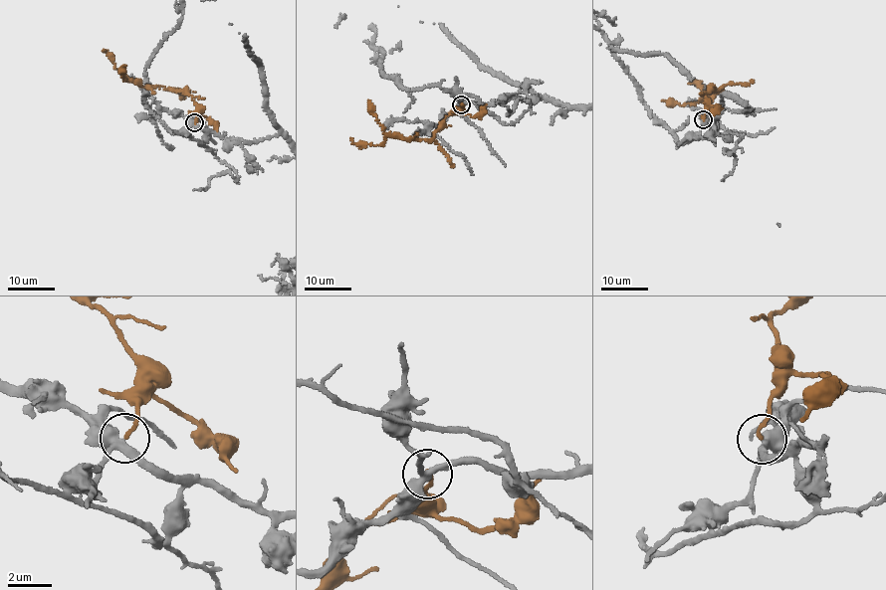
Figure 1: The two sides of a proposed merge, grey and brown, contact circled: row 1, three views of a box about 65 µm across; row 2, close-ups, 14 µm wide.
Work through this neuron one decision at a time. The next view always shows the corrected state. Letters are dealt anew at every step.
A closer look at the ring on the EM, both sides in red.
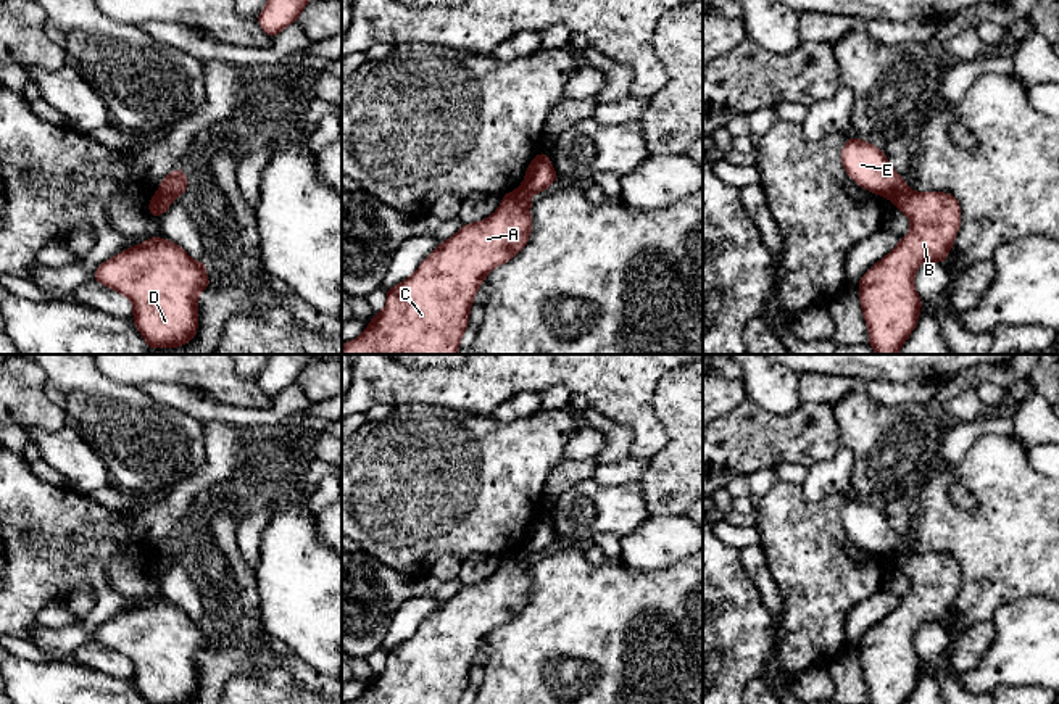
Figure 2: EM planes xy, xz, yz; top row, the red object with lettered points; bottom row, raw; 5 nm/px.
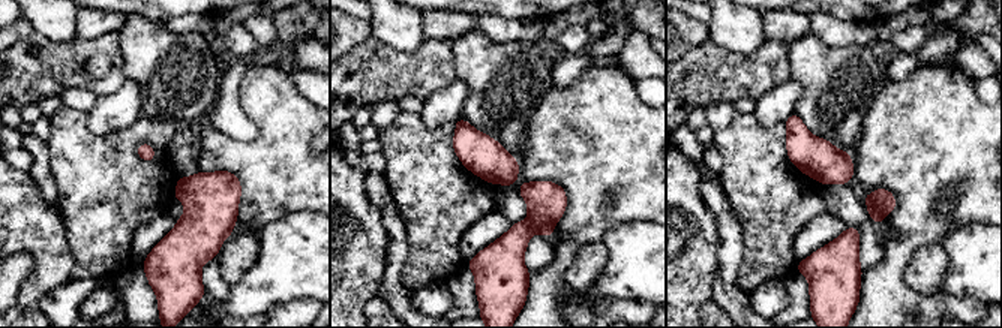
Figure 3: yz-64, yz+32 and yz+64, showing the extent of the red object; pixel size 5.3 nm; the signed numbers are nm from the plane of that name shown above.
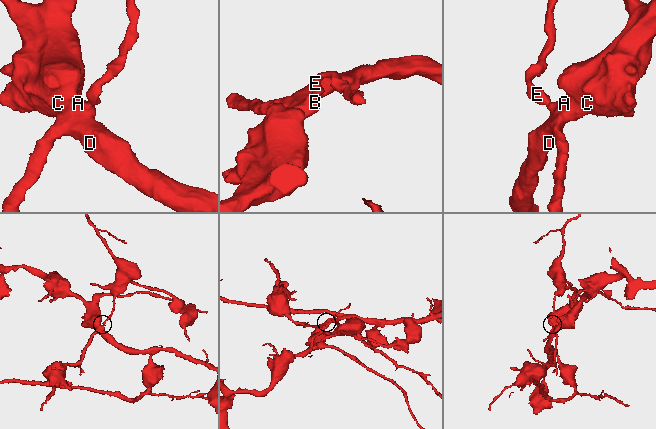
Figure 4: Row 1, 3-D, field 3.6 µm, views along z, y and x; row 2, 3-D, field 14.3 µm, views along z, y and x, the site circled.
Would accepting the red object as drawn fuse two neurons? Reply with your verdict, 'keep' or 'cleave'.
cleave

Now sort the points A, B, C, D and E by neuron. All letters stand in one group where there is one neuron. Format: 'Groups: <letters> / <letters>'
Groups: A B C D / E

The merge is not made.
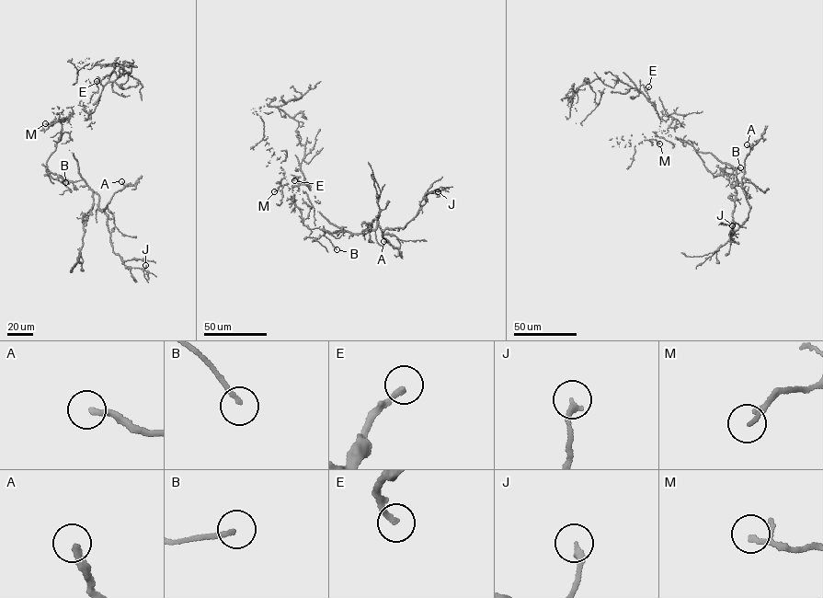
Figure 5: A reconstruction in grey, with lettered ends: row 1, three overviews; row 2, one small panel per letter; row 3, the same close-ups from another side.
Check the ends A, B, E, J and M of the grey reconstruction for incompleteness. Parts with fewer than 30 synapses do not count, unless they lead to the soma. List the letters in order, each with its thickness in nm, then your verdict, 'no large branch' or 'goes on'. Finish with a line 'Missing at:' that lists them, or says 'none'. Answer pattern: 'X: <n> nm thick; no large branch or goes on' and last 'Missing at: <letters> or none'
A: 240 nm thick; goes on
B: 170 nm thick; goes on
E: 220 nm thick; no large branch
J: 220 nm thick; no large branch
M: 130 nm thick; no large branch
Missing at: A, B

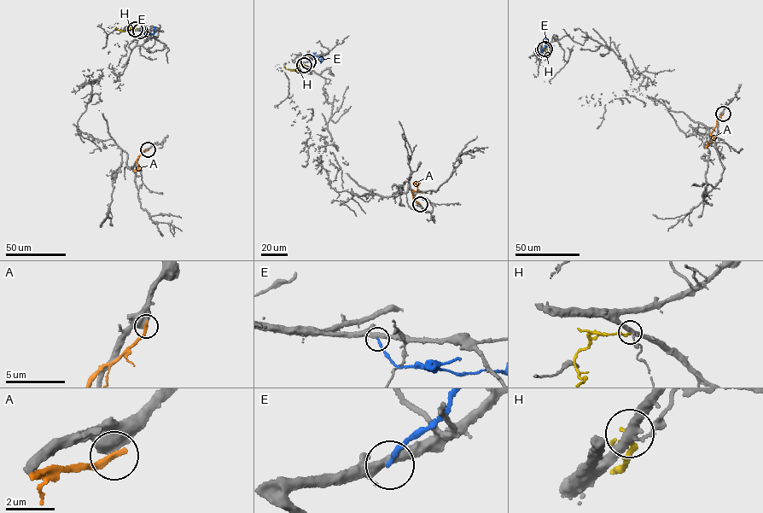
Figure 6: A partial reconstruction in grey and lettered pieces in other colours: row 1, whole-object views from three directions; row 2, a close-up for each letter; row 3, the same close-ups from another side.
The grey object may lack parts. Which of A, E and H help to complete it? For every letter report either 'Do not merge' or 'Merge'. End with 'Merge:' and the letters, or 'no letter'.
A: Do not merge
E: Do not merge
H: Do not merge
Merge: no letter

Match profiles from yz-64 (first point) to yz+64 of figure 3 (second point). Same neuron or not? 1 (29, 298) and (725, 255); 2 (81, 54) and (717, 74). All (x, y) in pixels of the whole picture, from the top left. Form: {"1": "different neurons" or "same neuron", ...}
{"1": "different neurons", "2": "same neuron"}

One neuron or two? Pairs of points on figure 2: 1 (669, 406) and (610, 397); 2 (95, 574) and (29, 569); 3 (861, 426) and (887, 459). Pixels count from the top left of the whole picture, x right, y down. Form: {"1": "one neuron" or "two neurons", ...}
{"1": "two neurons", "2": "two neurons", "3": "one neuron"}

